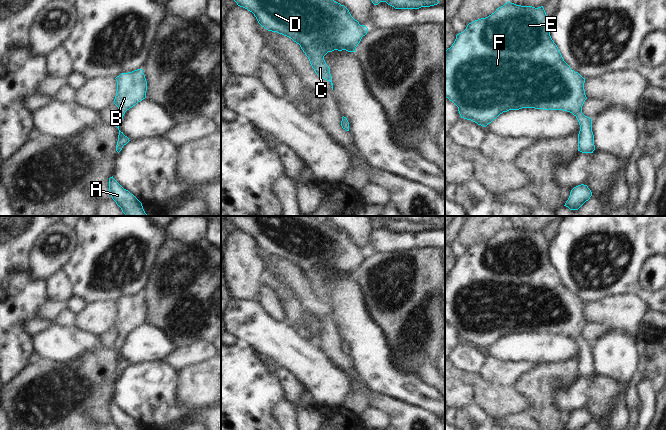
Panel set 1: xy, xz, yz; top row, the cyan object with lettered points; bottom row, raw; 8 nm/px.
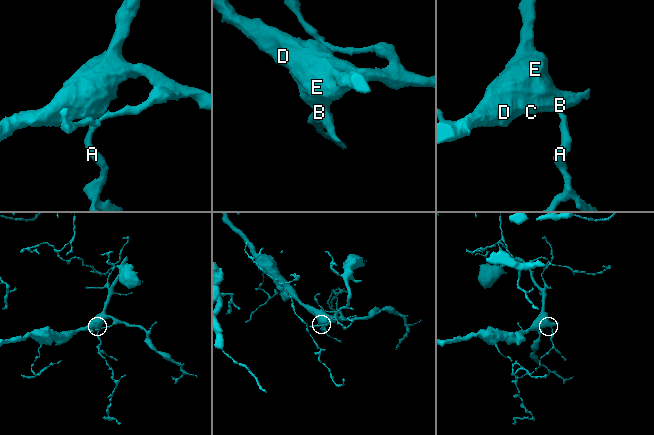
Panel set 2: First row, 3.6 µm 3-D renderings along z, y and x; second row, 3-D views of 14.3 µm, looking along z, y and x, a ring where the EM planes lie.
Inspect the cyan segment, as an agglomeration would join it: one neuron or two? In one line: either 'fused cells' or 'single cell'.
single cell

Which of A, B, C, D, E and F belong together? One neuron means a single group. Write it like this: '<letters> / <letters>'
A B C D E F

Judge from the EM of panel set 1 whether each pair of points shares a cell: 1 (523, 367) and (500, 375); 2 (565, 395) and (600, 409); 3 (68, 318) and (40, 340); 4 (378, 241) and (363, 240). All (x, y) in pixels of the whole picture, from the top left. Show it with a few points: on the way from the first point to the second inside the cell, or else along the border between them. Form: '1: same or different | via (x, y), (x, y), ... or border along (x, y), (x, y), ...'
1: same | via (517, 369), (506, 372)
2: same | via (574, 395), (586, 395), (591, 400)
3: different | border along (54, 321), (66, 327), (73, 326)
4: different | border along (374, 229), (370, 236), (371, 249), (369, 251)

